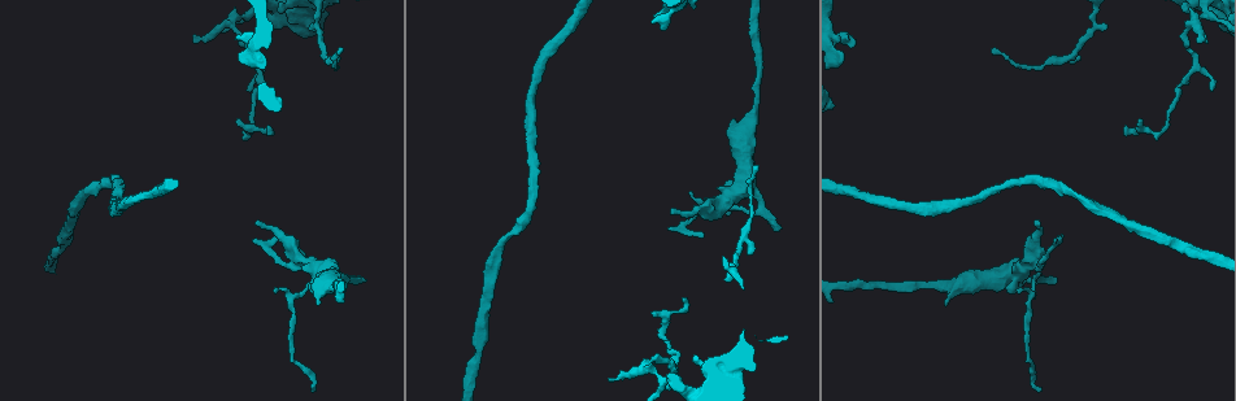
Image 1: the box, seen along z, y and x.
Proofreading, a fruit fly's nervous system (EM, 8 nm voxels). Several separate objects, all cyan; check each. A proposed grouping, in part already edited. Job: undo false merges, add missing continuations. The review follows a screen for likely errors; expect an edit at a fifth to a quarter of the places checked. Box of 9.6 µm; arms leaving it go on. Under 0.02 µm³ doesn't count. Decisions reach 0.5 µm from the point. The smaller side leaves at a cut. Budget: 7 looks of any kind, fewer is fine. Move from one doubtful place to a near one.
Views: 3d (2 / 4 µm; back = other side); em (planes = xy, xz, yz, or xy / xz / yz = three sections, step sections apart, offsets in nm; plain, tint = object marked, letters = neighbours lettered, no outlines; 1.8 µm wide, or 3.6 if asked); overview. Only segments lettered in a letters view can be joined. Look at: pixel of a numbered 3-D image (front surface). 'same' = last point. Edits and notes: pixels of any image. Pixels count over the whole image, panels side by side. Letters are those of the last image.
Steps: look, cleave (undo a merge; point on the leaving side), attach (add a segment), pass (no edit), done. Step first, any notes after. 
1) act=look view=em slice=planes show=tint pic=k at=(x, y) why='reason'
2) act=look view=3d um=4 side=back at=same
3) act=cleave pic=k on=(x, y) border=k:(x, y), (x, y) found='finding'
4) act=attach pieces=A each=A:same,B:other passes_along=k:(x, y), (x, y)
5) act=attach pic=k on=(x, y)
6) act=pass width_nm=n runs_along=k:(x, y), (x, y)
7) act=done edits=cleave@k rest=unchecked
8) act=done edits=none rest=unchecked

act=look view=em slice=xy step=8 show=tint pic=1 at=(314, 390) why='branch stops here'

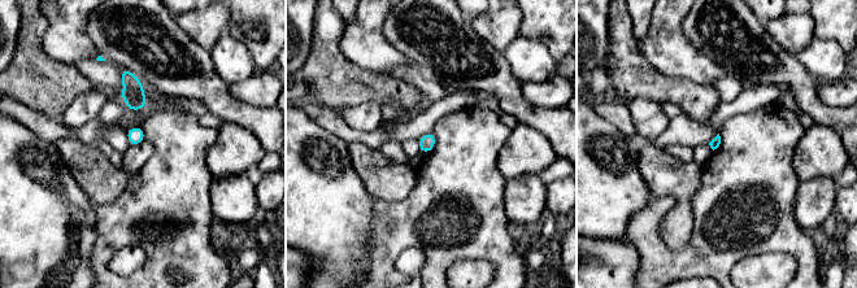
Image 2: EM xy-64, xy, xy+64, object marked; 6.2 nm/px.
act=look view=em slice=planes show=letters at=same

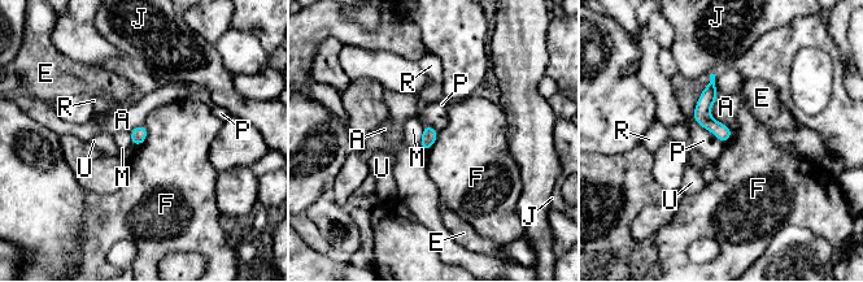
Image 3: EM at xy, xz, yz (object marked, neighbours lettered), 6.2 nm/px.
act=pass width_nm=90 each=A:other,E:other,F:other,J:other,M:other,P:other,R:other,U:other runs_along=3:(711, 86), (705, 117), (724, 138) found='no lettered segment goes on from it'

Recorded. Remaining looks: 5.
act=look view=em um=3.6 slice=xz step=16 show=tint pic=1 at=(1036, 221) why='free end'

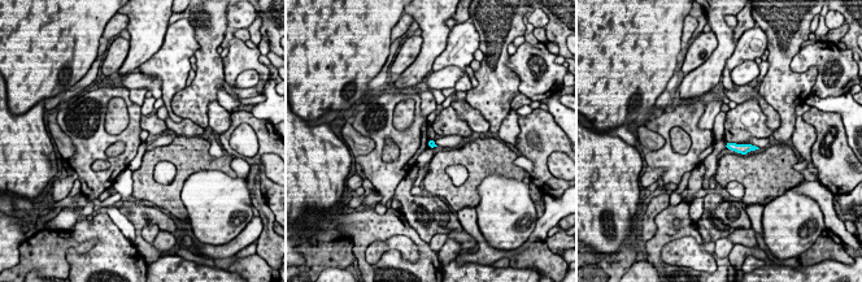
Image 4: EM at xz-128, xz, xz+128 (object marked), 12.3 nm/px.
act=look view=em um=3.6 slice=planes show=letters at=same why='another direction'

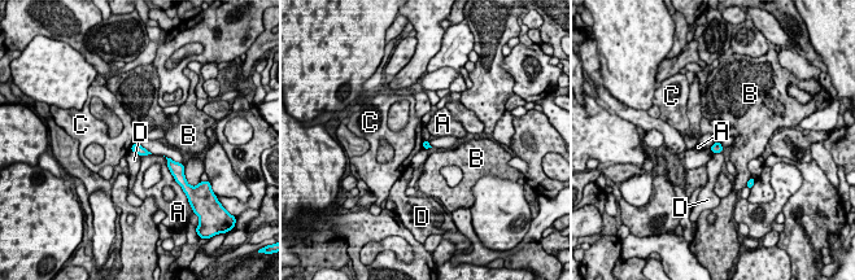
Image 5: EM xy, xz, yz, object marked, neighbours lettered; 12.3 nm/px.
act=pass each=A:other,B:other,C:other,D:other border=5:(422, 140), (423, 148) found='none of them fits'

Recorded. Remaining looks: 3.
act=look view=em slice=planes show=plain pic=1 at=(733, 120) why='branch stops here'

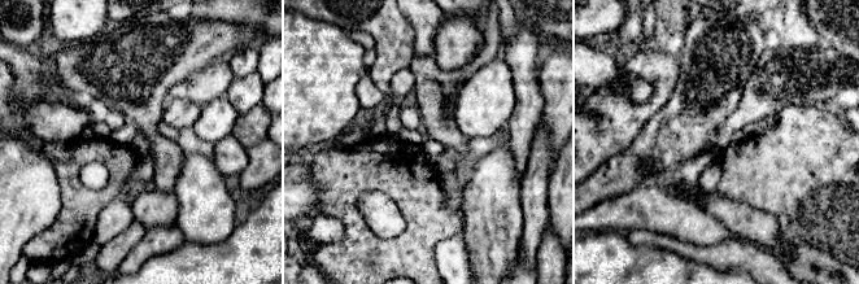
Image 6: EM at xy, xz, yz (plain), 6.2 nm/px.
act=look view=em slice=planes show=letters at=same

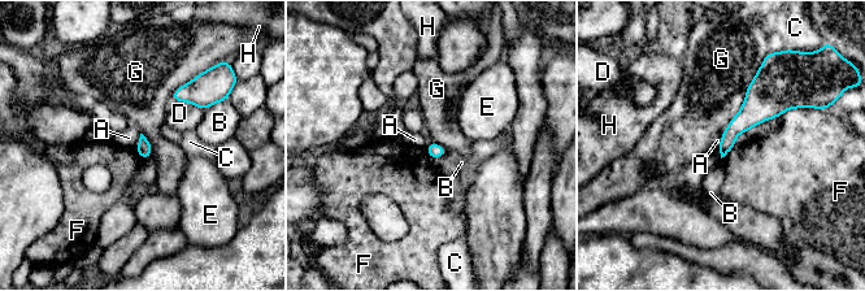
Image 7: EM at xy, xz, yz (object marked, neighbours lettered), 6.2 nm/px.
act=pass each=A:other,B:other,C:other,D:other,E:other,F:other,G:other,H:other found='none of them fits'

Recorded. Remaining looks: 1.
act=done edits=none rest=unchecked

